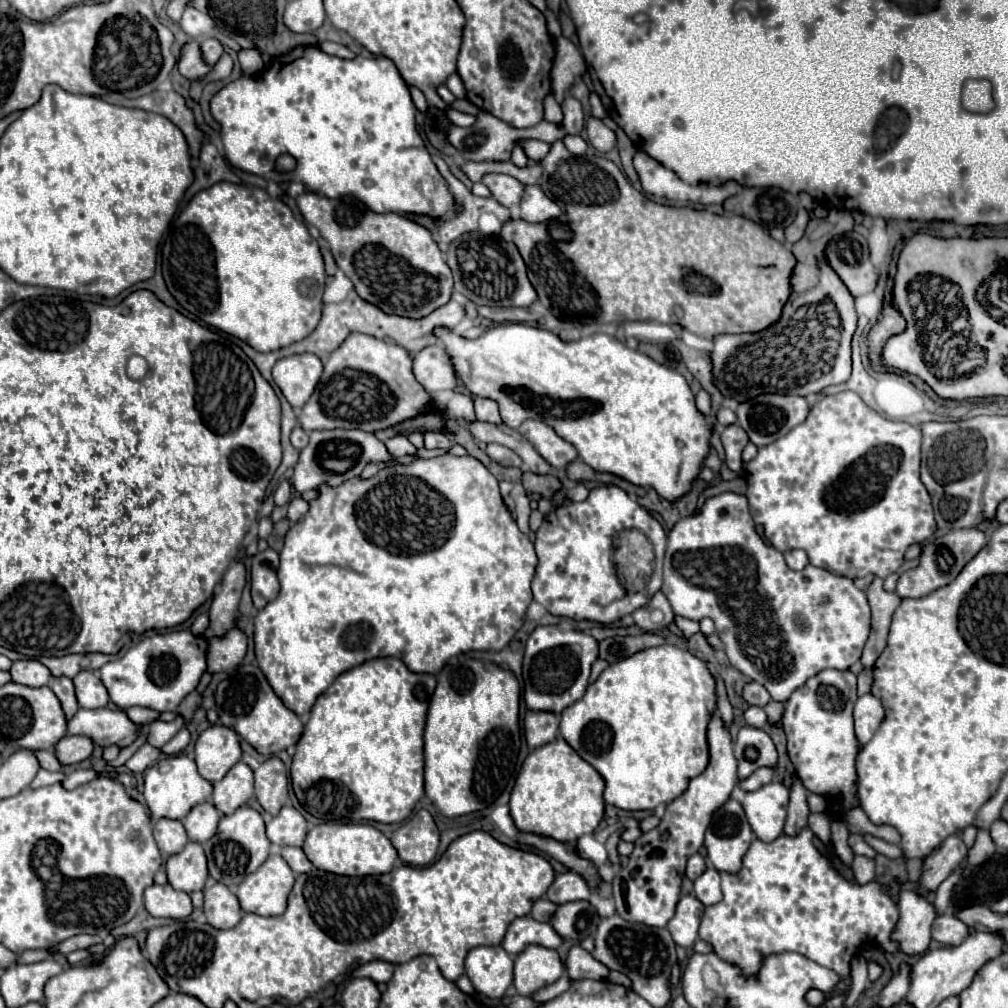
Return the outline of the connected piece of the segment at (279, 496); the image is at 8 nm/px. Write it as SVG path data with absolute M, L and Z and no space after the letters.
M281 482L277 492L275 492L275 506L285 506L291 498L291 486L289 482Z

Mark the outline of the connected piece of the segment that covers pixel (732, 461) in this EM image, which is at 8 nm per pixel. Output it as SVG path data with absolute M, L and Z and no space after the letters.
M731 424L731 426L723 428L721 440L723 440L723 446L725 446L725 454L727 454L727 466L733 472L739 472L741 470L741 464L743 464L741 462L741 450L749 442L747 432L739 424Z

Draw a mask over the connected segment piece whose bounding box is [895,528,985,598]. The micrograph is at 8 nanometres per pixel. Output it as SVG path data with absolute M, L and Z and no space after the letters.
M969 528L969 530L951 530L941 538L935 538L931 542L927 542L923 546L921 552L921 562L917 568L907 570L899 576L897 588L895 592L901 598L923 598L943 586L947 586L949 582L953 582L957 578L957 574L963 570L963 566L985 546L985 534L977 528Z

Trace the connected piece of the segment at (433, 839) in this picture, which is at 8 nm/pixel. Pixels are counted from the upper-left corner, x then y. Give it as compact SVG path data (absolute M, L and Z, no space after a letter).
M419 810L393 832L391 844L405 864L427 866L437 854L439 830L431 814L427 810Z

